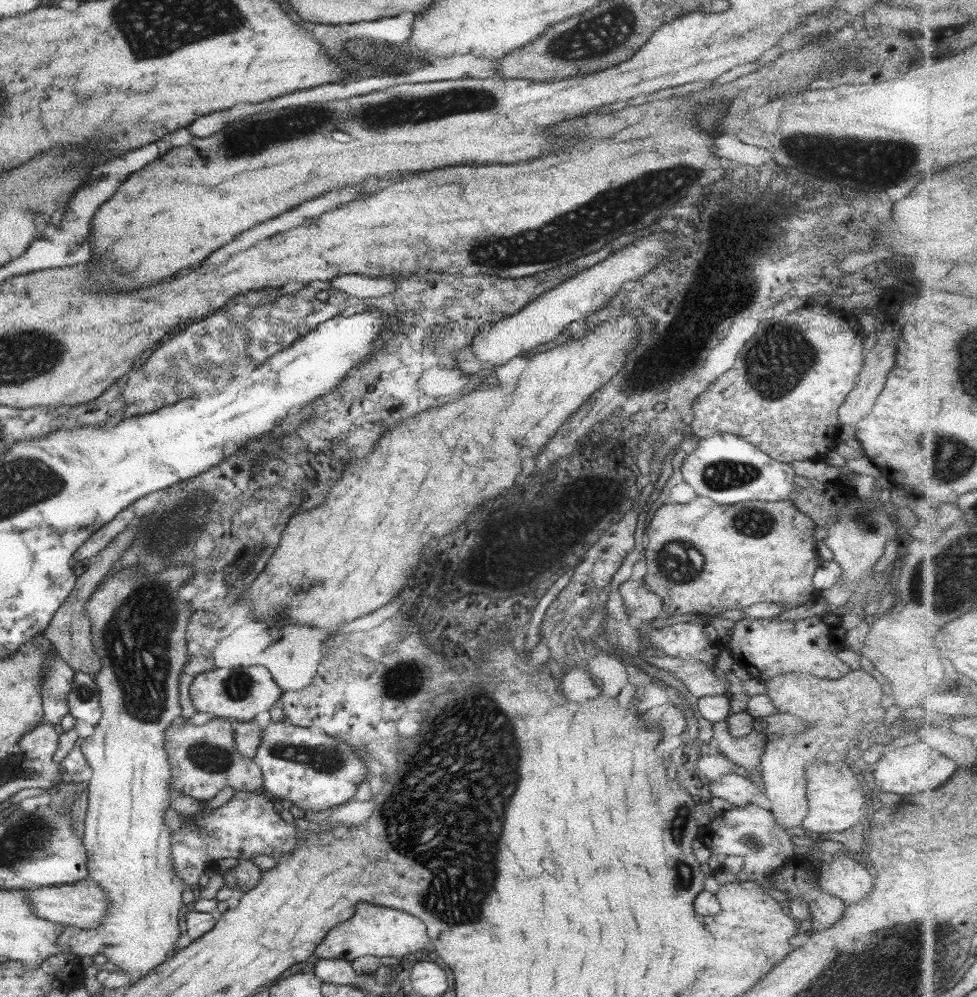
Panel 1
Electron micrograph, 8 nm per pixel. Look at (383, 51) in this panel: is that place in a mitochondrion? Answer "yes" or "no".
no

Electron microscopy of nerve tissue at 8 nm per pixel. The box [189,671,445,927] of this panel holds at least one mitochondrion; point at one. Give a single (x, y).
(329, 760)

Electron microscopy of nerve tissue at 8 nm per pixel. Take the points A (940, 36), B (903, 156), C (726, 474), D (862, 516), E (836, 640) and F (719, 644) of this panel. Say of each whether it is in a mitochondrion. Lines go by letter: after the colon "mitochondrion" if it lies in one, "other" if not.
A: other
B: mitochondrion
C: mitochondrion
D: mitochondrion
E: other
F: other

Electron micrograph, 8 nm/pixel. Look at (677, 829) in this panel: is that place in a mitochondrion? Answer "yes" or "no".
yes

